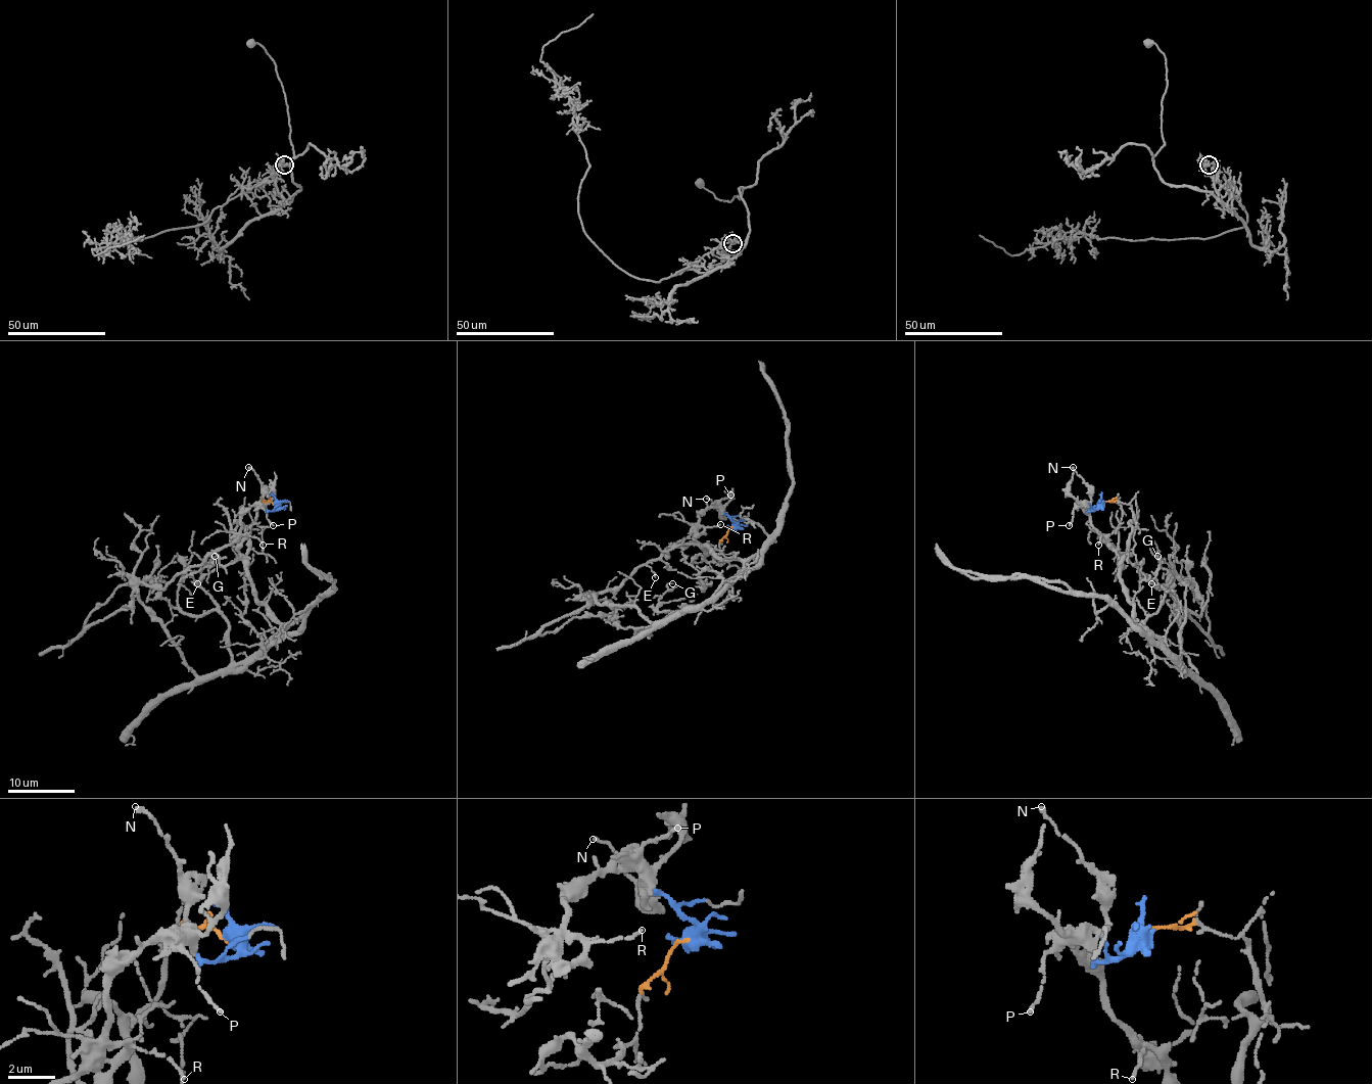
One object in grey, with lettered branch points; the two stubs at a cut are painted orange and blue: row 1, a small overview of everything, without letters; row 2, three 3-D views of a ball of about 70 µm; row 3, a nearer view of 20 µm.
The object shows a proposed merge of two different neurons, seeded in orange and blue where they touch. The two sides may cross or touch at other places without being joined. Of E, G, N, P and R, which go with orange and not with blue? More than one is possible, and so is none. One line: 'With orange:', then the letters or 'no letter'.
With orange: G, R

